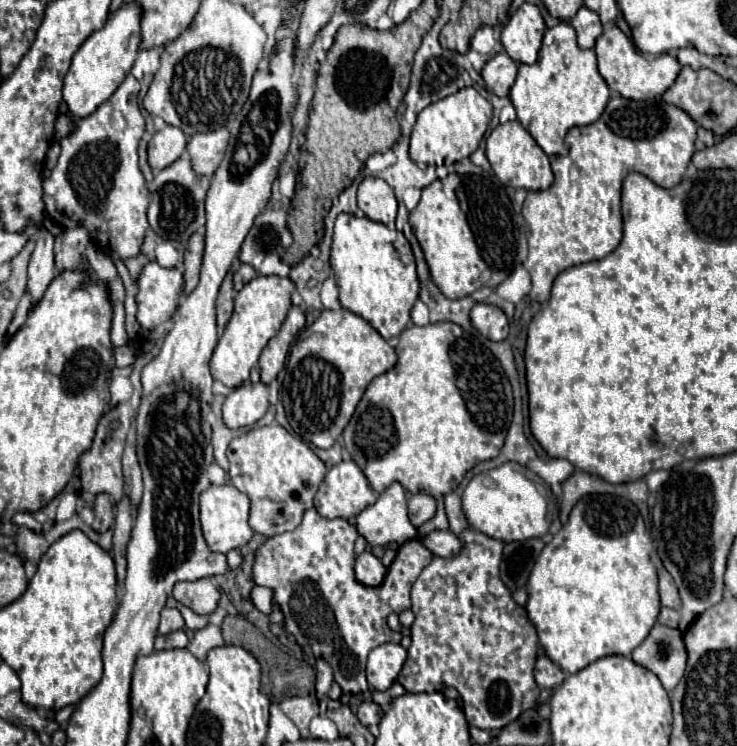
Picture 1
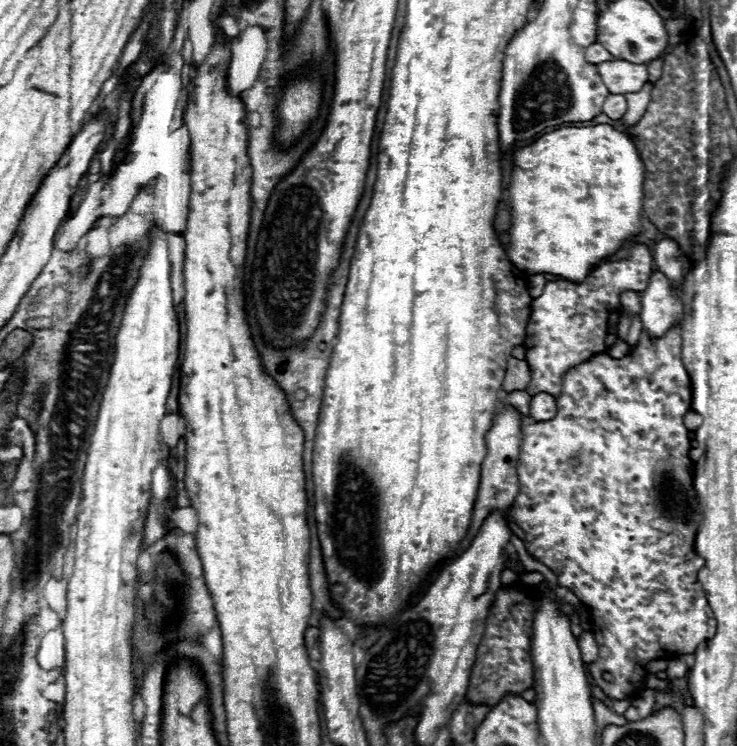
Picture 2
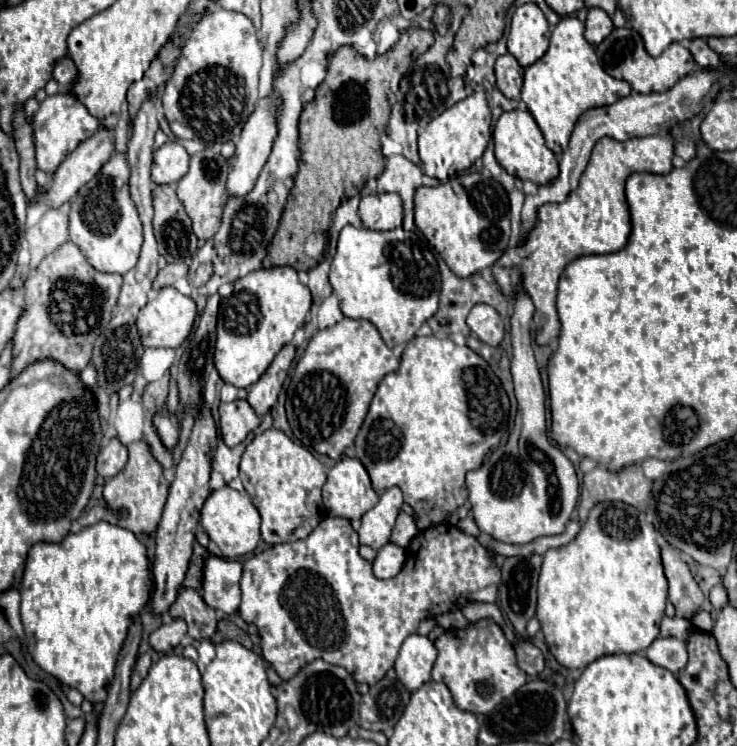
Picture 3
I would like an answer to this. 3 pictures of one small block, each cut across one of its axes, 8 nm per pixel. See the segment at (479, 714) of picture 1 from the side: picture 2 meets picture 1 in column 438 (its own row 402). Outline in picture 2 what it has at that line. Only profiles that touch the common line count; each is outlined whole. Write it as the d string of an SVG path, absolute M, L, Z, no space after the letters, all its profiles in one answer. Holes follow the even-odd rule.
M672 326L662 338L656 338L656 340L652 340L648 336L648 332L642 332L640 340L634 344L634 348L622 360L612 358L606 352L600 352L600 354L592 356L590 360L570 368L566 372L566 376L562 378L562 394L558 398L558 412L556 412L554 420L546 420L546 422L526 420L522 424L524 440L522 440L522 448L520 448L522 452L520 452L518 466L516 466L518 480L520 480L520 492L514 500L510 518L514 524L518 524L524 530L526 550L536 560L546 564L558 576L558 584L572 590L580 598L580 602L590 610L592 622L596 628L592 632L594 632L598 648L600 648L598 660L590 664L590 672L592 672L596 684L614 700L622 700L622 698L642 690L642 682L644 682L644 674L646 674L644 668L646 668L648 660L668 658L670 654L694 654L702 642L708 642L716 634L716 620L698 582L698 570L704 568L704 560L694 552L694 532L688 532L686 536L684 534L664 534L650 526L654 512L652 512L652 500L648 496L648 486L650 486L656 464L660 464L660 460L674 458L682 466L688 466L688 468L692 466L692 460L688 456L688 452L692 448L690 430L682 422L682 416L690 410L690 404L692 404L692 380L690 380L690 374L686 372L682 360L678 358L678 350L674 352L674 348L672 348L672 344L678 346L678 336L680 336L680 326ZM604 672L610 672L614 676L614 680L612 682L602 680Z

